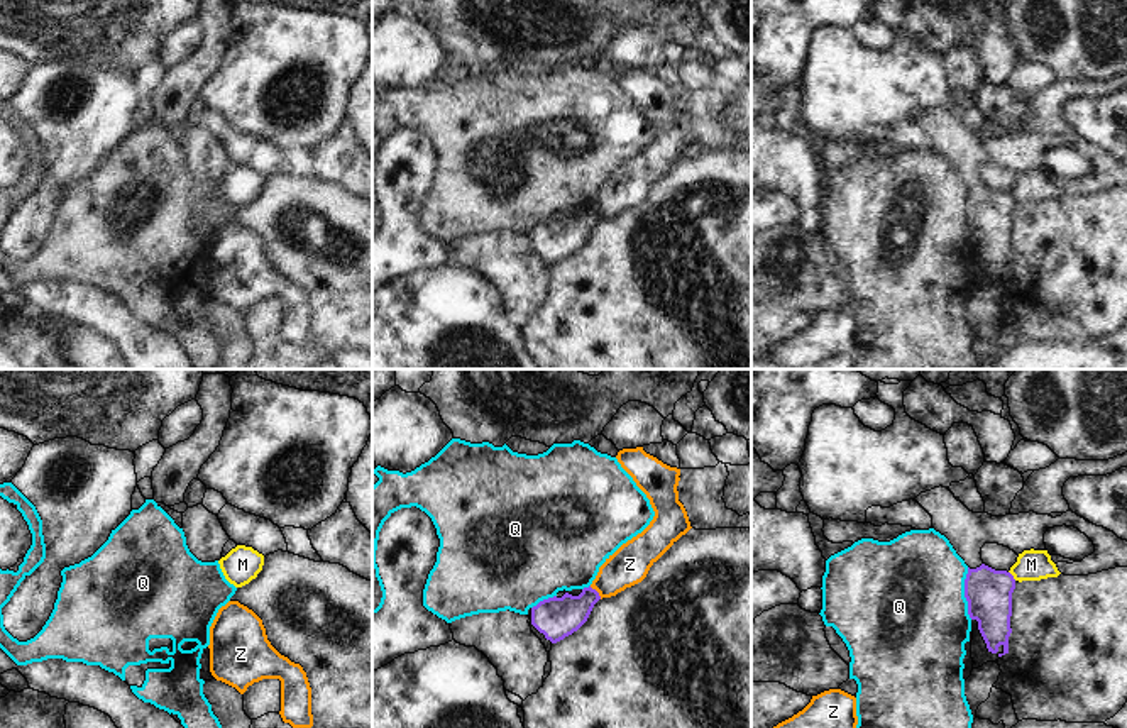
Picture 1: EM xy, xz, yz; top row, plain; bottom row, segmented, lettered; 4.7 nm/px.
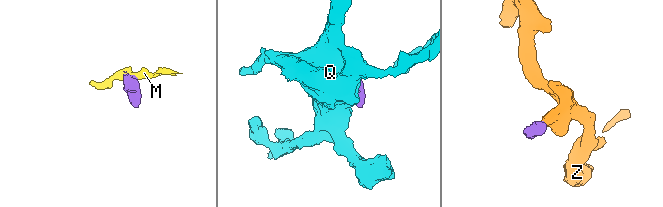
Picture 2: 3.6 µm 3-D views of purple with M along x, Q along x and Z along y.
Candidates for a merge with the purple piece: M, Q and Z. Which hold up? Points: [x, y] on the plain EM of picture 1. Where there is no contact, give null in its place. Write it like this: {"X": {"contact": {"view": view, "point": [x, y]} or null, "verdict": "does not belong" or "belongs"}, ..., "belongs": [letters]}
{"M": {"contact": {"view": "yz", "point": [1012, 197]}, "verdict": "does not belong"}, "Q": {"contact": {"view": "yz", "point": [965, 214]}, "verdict": "does not belong"}, "Z": {"contact": {"view": "xz", "point": [596, 212]}, "verdict": "does not belong"}, "belongs": []}

